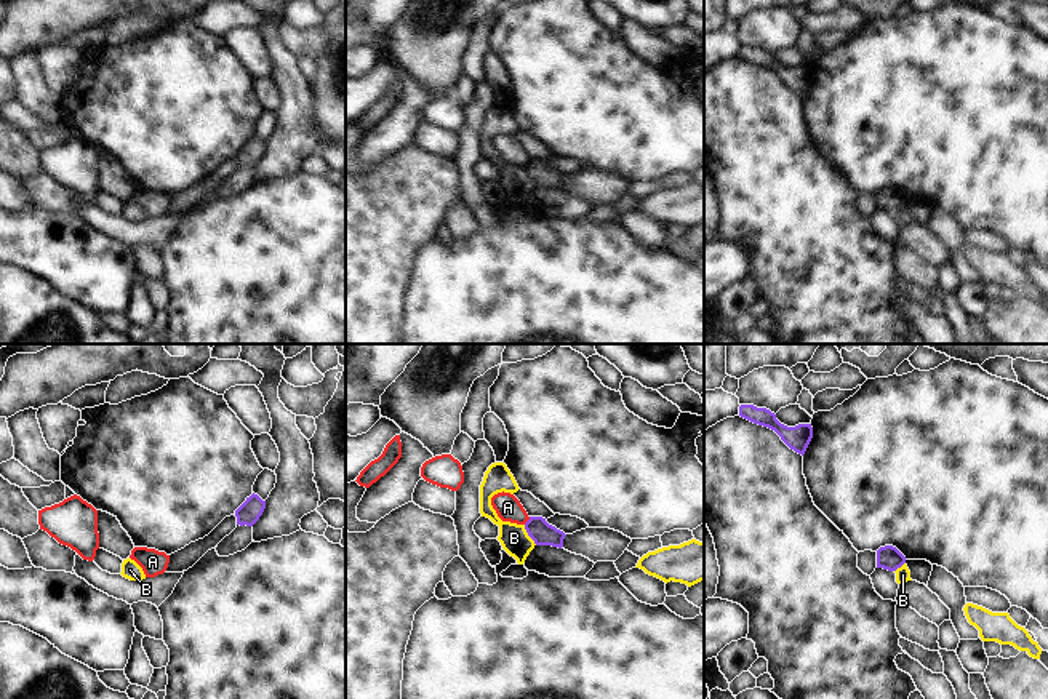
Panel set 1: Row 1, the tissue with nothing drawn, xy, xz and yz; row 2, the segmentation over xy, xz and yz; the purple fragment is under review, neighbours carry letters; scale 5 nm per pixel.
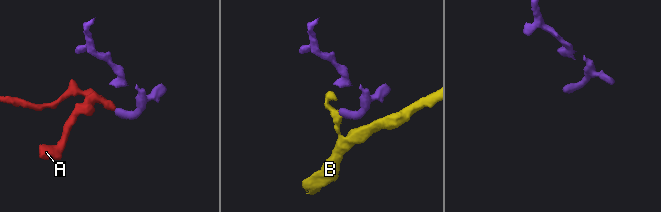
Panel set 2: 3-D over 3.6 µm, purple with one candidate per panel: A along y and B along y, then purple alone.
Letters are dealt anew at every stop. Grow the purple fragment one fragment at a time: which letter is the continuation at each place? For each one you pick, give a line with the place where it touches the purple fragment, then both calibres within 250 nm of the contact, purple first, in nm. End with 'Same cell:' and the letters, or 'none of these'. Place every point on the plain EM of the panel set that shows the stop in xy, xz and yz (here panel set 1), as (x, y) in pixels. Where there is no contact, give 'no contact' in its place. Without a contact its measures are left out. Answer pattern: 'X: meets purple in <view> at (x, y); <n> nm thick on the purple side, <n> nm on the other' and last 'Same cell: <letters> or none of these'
Same cell: none of these

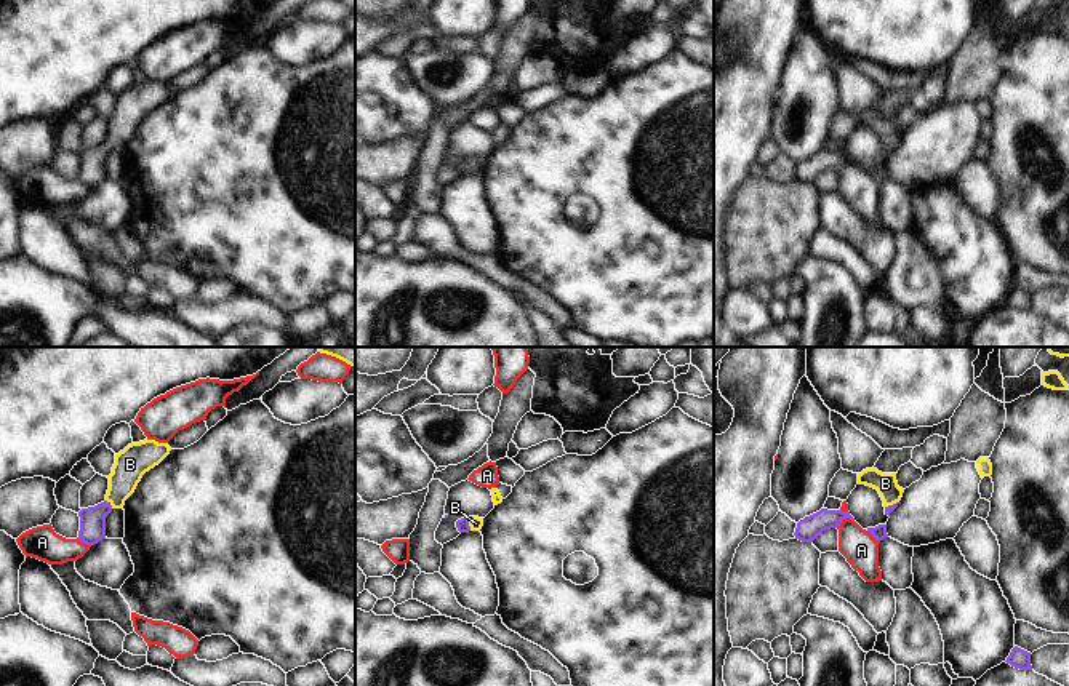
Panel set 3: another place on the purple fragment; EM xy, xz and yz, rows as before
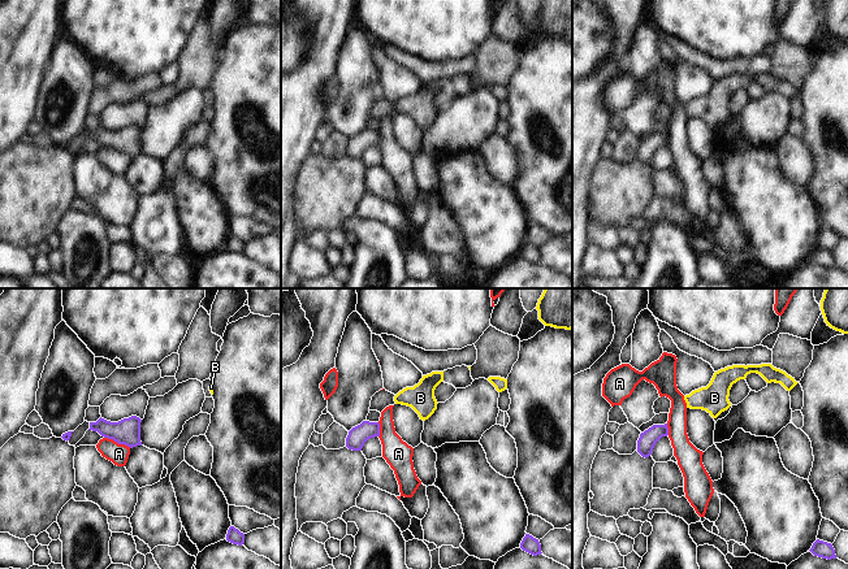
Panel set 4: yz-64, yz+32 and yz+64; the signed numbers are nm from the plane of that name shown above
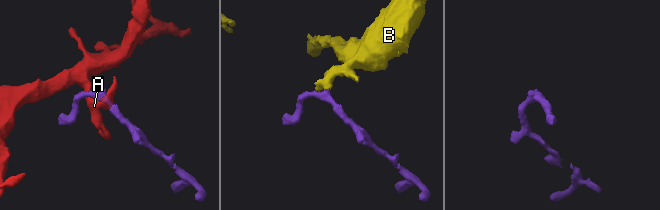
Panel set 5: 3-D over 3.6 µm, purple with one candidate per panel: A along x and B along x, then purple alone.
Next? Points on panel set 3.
B: meets purple in xz at (468, 167); 60 nm thick on the purple side, 70 nm on the other
Same cell: B

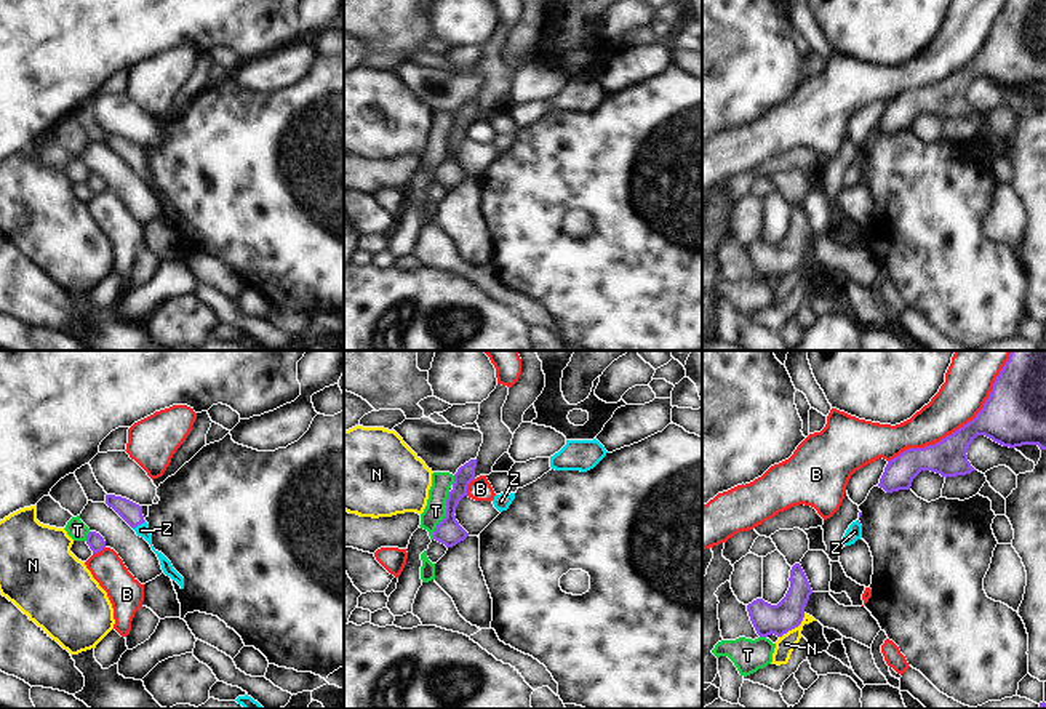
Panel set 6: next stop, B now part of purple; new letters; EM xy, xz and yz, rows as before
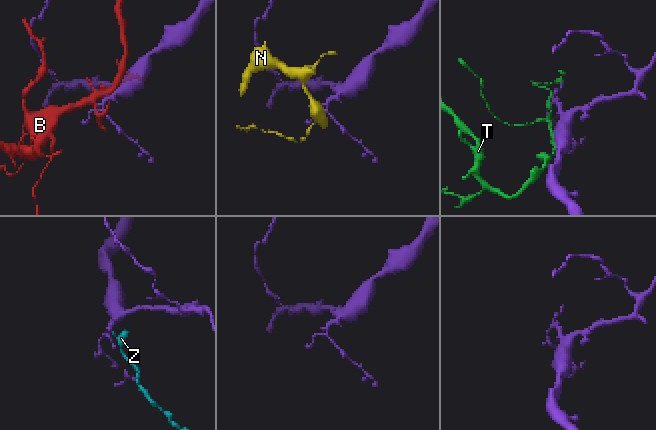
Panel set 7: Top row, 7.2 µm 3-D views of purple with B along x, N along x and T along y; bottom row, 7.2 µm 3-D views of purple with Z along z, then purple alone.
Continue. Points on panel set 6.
Z: meets purple in xy at (138, 165); 110 nm thick on the purple side, 70 nm on the other
Same cell: Z

